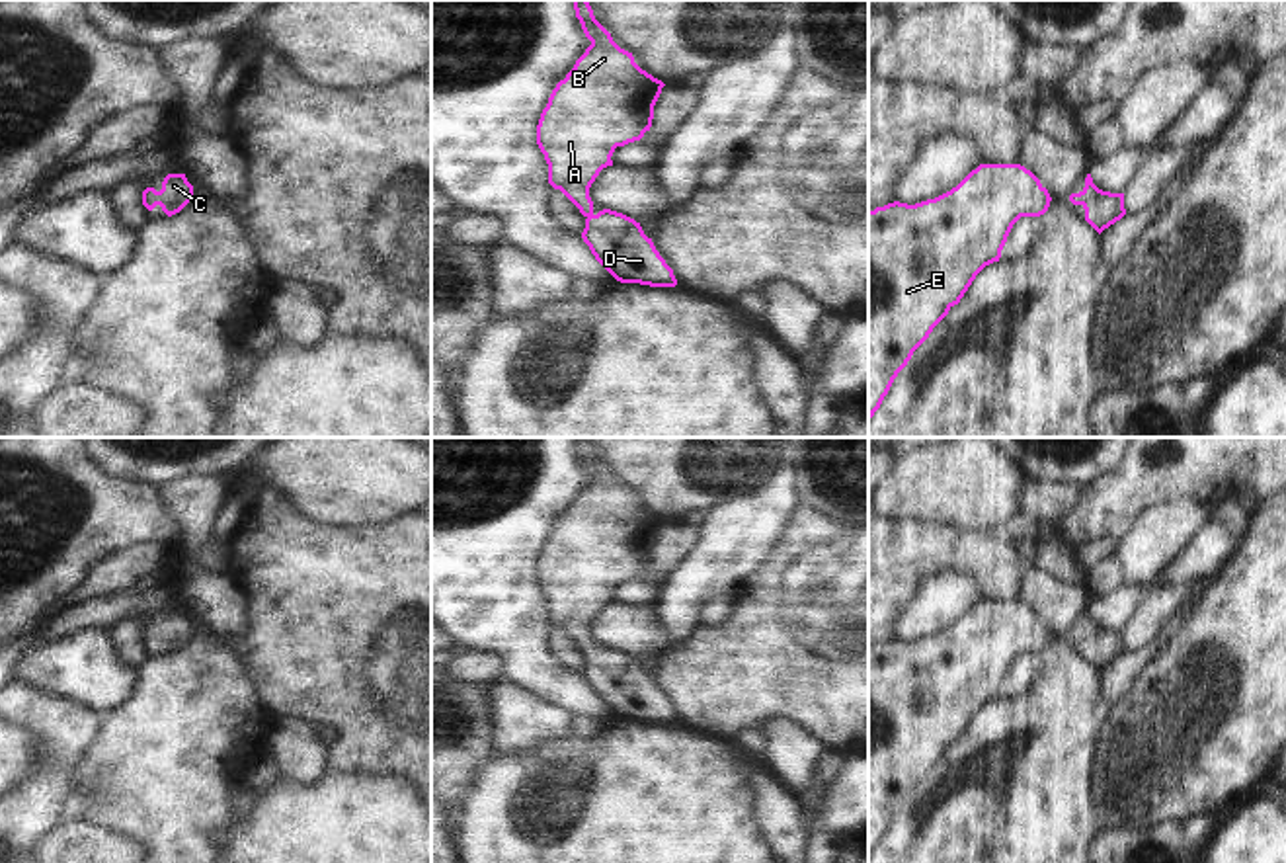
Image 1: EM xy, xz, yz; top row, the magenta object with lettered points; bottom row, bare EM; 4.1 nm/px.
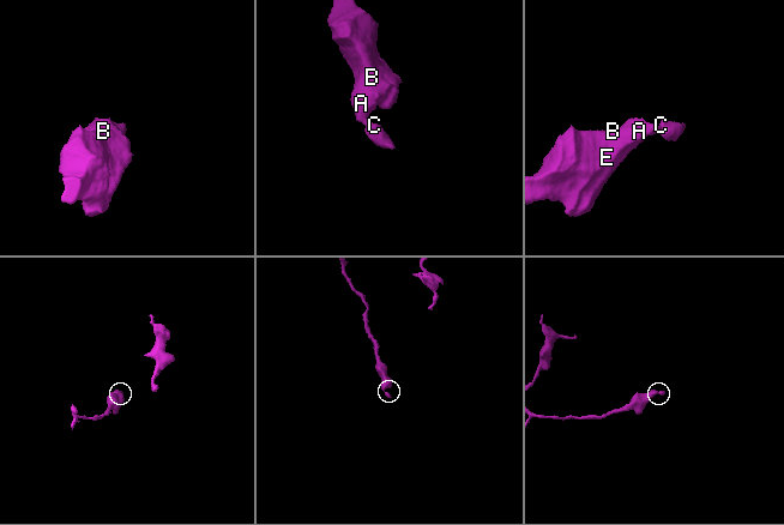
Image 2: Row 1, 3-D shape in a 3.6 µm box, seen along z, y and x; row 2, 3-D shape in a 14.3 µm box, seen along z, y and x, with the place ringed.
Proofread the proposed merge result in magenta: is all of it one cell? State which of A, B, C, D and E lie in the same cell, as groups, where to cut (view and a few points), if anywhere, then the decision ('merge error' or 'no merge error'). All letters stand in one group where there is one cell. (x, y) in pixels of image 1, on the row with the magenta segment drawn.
A B C D E | no cut | no merge error

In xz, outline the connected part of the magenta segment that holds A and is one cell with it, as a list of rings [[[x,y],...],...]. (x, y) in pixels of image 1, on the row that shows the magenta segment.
[[[572,0],[591,45],[552,90],[537,125],[537,144],[548,164],[548,184],[585,217],[582,232],[595,260],[621,283],[675,287],[673,269],[634,219],[593,213],[589,187],[617,146],[640,141],[652,127],[665,86],[642,70],[595,20],[587,0]]]

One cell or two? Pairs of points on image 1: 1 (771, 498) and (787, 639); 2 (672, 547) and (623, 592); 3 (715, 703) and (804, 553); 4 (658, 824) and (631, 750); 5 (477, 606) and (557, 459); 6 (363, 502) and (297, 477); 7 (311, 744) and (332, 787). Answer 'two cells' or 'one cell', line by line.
1: two cells
2: one cell
3: one cell
4: one cell
5: one cell
6: one cell
7: two cells

